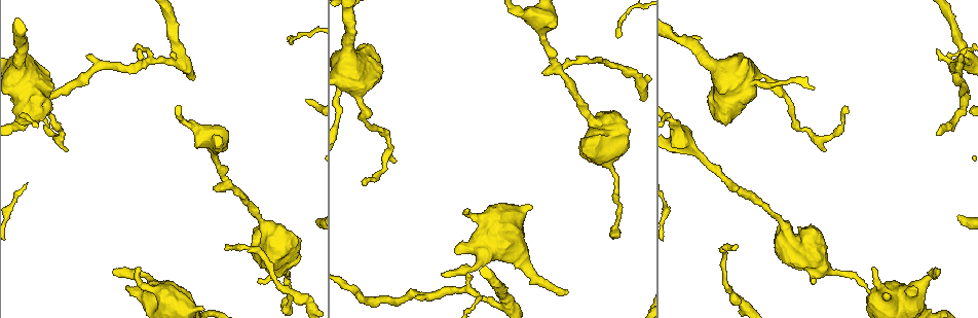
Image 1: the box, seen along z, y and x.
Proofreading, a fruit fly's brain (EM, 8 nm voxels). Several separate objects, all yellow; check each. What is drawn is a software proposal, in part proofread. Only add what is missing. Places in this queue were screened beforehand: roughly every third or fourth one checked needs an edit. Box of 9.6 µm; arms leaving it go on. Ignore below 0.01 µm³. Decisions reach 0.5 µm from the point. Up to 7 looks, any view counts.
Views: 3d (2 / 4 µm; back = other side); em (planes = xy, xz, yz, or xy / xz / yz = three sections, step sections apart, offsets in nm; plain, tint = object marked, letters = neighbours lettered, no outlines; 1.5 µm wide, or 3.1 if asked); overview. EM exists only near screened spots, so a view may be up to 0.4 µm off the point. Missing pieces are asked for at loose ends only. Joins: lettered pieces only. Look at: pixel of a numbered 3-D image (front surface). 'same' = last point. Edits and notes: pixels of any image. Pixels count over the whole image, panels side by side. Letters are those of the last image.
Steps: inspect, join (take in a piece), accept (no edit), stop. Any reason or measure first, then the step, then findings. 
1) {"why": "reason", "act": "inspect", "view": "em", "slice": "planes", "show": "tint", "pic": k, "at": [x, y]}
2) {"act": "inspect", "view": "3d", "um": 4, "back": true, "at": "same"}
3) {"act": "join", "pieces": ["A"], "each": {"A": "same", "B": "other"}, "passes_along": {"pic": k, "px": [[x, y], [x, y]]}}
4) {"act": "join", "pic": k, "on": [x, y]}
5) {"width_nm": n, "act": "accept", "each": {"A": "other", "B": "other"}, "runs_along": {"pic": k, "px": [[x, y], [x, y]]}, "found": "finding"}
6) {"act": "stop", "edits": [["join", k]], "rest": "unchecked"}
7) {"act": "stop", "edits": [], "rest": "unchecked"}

{"why": "tapers out", "act": "inspect", "view": "em", "slice": "xy", "step": 8, "show": "letters", "pic": 1, "at": [467, 275]}

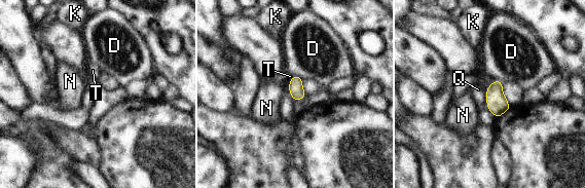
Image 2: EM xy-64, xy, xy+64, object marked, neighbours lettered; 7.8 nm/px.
{"why": "cut it another way", "act": "inspect", "view": "em", "slice": "planes", "show": "letters", "at": "same"}

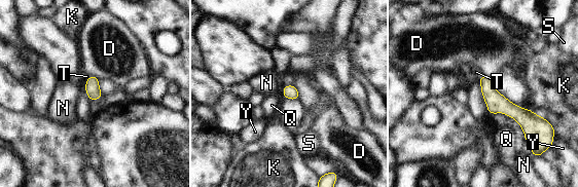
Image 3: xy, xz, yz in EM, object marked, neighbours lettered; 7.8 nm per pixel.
{"longest_contact_nm": ["D", 90], "act": "join", "pic": 3, "on": [476, 72], "each": {"D": "other", "K": "other", "N": "other", "Q": "other", "S": "other", "T": "same", "Y": "other"}, "found": "the cell continues"}

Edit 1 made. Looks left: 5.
{"why": "redraw", "act": "inspect", "view": "overview"}

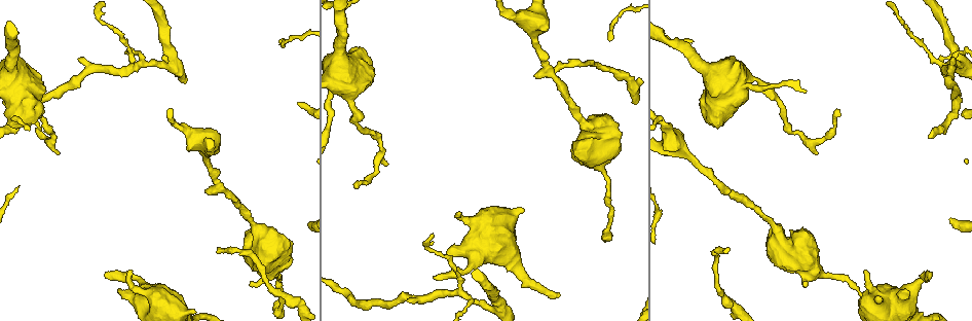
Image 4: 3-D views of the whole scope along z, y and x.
{"why": "free end", "act": "inspect", "view": "em", "slice": "planes", "show": "letters", "pic": 4, "at": [59, 153]}

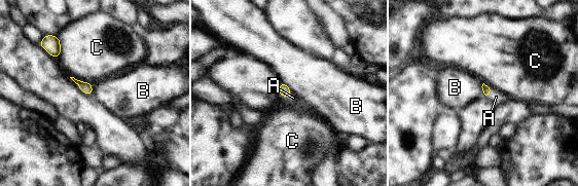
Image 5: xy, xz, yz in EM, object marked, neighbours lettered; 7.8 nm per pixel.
{"longest_contact_nm": ["C", 180], "act": "join", "pic": 5, "on": [496, 97], "each": {"A": "same", "B": "other", "C": "other"}, "found": "the cell continues"}

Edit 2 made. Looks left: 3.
{"why": "see it whole again", "act": "inspect", "view": "overview"}

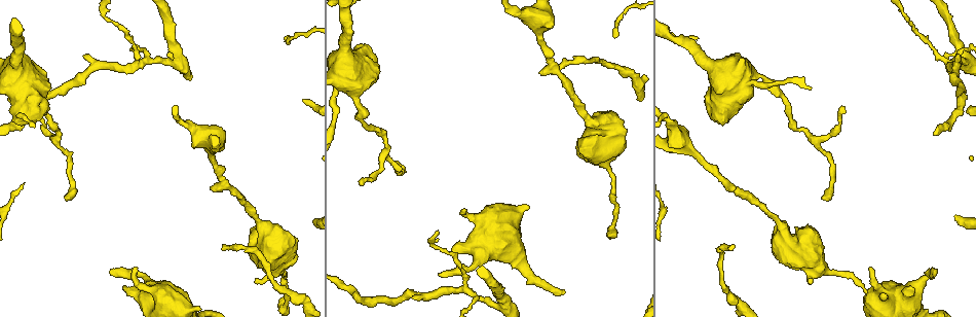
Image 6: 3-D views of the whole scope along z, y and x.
{"why": "an open end", "act": "inspect", "view": "em", "slice": "planes", "show": "letters", "pic": 6, "at": [49, 88]}

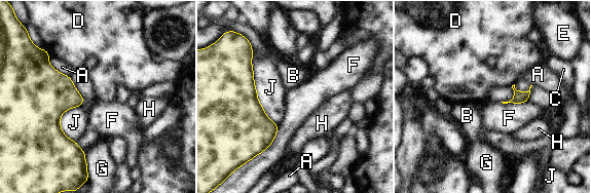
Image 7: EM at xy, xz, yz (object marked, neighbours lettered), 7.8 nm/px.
{"act": "accept", "each": {"A": "other", "B": "other", "C": "other", "D": "other", "E": "other", "F": "other", "G": "other", "H": "other", "J": "other"}, "border": {"pic": 7, "px": [[280, 126], [274, 140], [238, 167]]}, "found": "no lettered piece goes on from it"}

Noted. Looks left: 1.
{"act": "stop", "edits": [["join", 3], ["join", 5]], "rest": "unchecked"}

